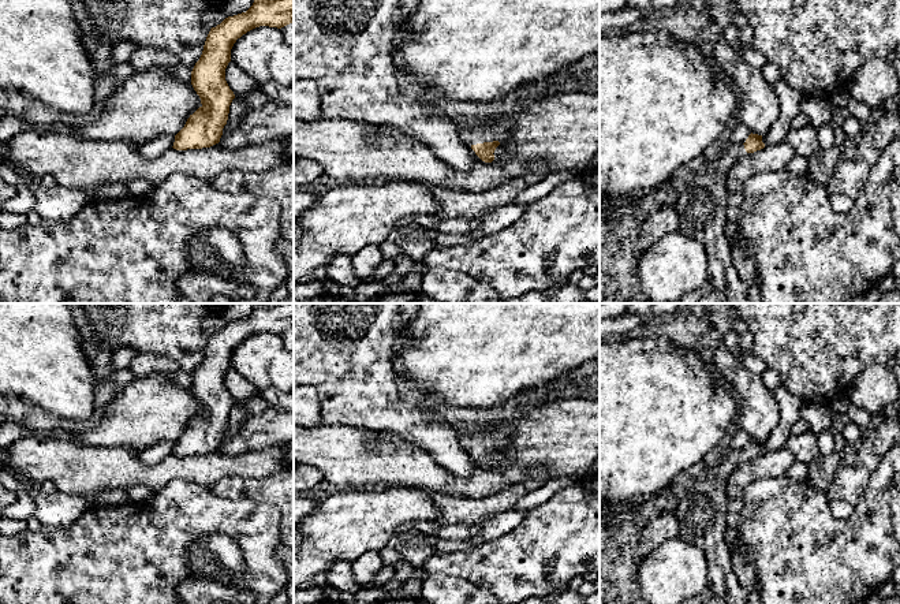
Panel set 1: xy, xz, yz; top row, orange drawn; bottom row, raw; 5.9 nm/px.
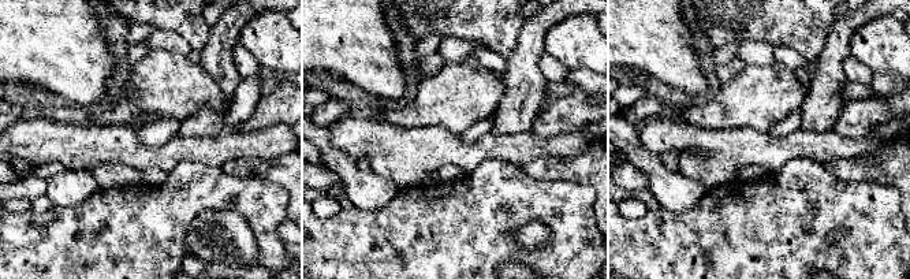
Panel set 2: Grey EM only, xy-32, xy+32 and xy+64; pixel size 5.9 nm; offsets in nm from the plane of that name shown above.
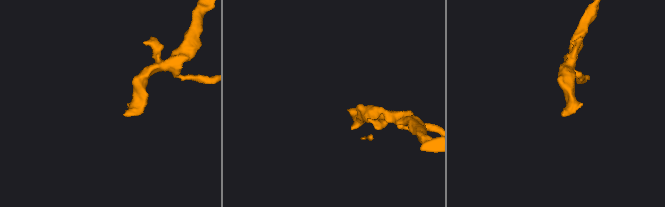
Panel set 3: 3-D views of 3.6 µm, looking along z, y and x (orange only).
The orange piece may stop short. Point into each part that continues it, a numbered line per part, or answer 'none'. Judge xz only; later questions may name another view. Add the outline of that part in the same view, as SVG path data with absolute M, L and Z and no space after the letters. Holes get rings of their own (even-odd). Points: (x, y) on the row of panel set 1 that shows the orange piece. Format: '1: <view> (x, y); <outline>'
1: xz (470, 133); M508 118L494 122L488 120L479 123L462 120L459 138L468 145L501 141L508 133L509 123L511 120Z

